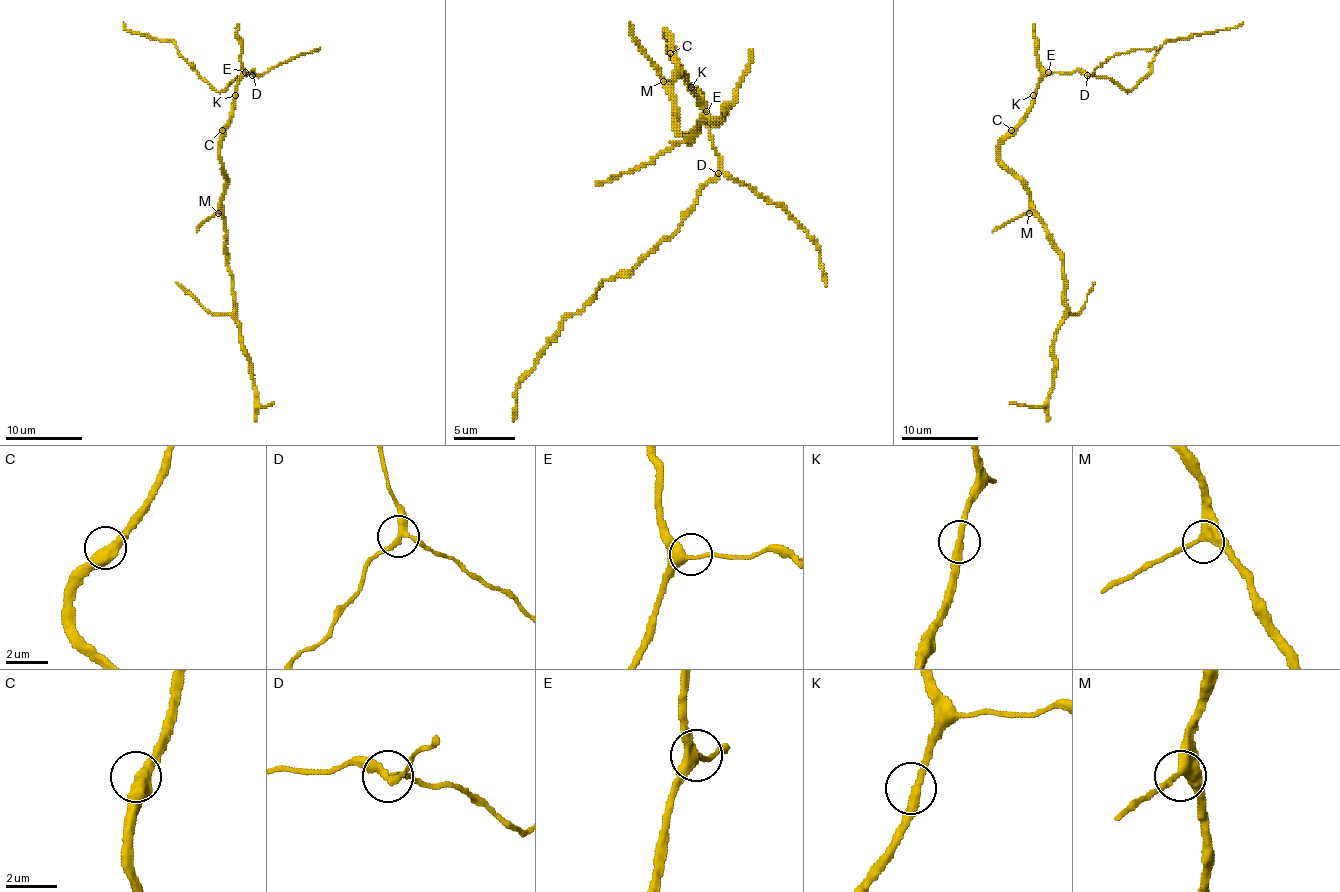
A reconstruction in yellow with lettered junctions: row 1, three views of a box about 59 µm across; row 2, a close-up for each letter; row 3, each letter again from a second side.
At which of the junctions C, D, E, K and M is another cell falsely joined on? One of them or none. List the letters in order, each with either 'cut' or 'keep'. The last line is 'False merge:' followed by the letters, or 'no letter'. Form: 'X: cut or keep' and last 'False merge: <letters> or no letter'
C: keep
D: keep
E: keep
K: keep
M: keep
False merge: no letter

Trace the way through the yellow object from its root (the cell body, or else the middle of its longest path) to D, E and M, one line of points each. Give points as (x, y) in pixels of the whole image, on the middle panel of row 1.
D: (676, 56), (688, 87), (706, 111), (709, 139), (719, 157), (719, 172)
E: (676, 56), (688, 87), (706, 111)
M: (676, 56), (666, 35), (676, 74), (670, 81), (663, 81)

